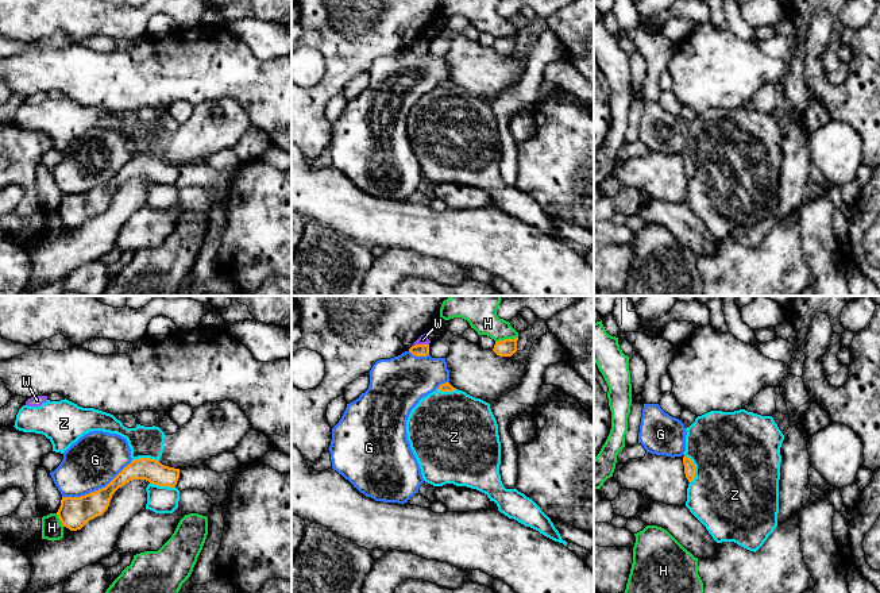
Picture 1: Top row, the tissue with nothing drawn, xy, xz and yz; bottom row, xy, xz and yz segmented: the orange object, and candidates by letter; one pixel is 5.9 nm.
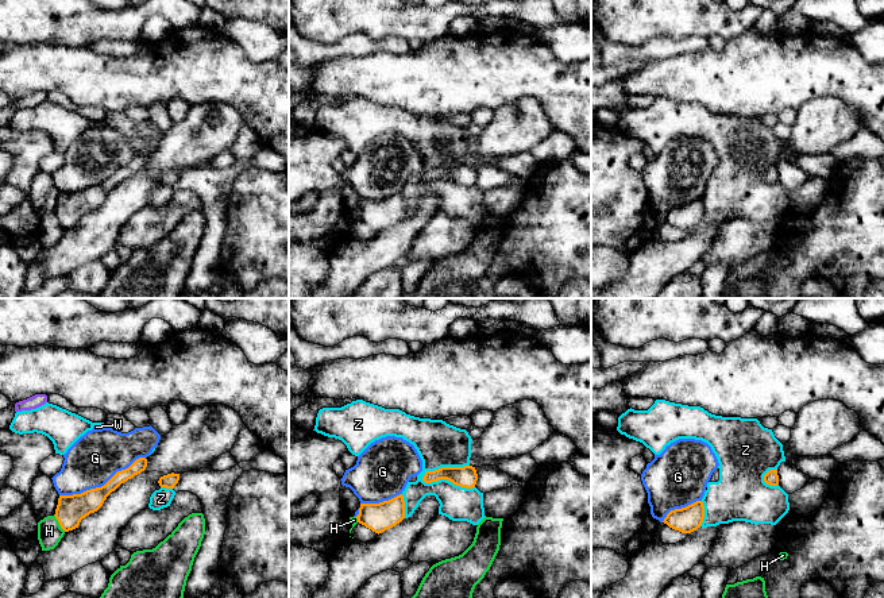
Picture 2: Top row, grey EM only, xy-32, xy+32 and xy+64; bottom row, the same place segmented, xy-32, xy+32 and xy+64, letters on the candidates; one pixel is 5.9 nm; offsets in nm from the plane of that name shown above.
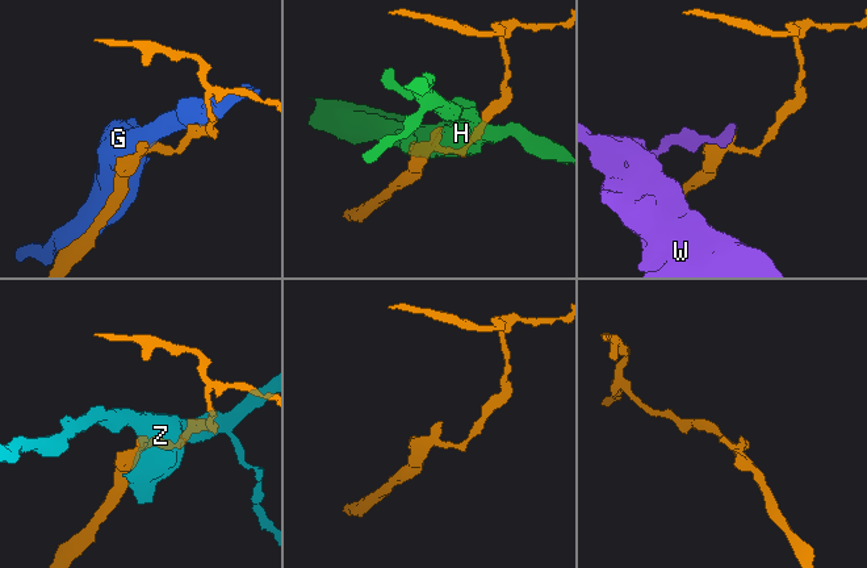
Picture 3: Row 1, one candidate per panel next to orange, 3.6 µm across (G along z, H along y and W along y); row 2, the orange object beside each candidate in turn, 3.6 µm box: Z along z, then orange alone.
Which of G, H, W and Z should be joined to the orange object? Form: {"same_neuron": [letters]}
{"same_neuron": []}

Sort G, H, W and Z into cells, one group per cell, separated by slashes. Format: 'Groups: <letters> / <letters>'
Groups: G / H / W / Z

